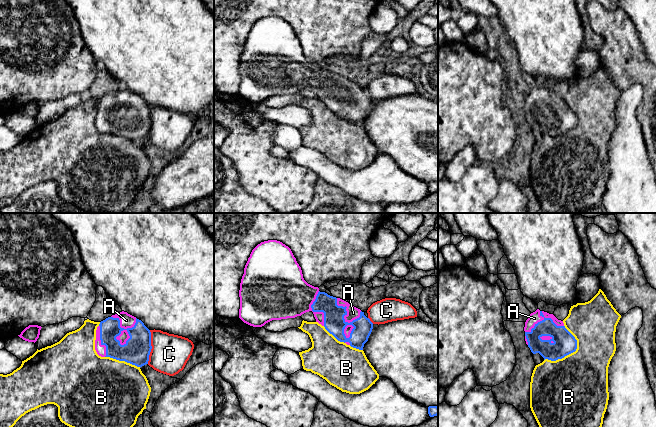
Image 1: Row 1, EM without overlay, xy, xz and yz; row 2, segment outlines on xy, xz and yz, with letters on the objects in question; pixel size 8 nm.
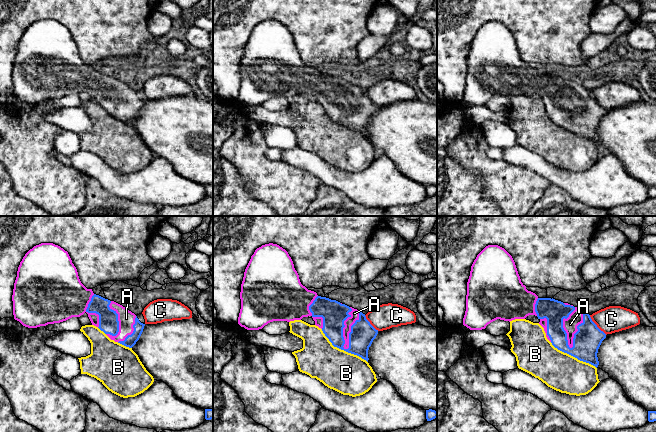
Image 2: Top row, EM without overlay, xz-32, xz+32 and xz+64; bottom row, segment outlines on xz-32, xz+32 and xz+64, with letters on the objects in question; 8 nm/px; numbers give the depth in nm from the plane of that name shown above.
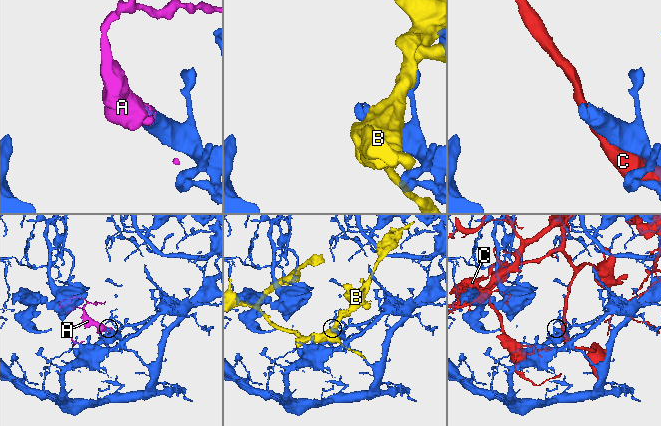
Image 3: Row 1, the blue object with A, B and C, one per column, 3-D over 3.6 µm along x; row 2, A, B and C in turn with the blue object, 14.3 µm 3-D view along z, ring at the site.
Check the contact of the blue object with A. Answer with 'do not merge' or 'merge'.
merge

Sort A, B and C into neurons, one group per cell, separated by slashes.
A / B / C

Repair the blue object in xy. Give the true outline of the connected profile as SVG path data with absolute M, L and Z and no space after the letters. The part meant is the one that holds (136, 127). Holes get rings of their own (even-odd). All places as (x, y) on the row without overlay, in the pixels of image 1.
M127 88L112 91L97 103L95 126L101 133L142 143L148 140L151 125L150 106Z

